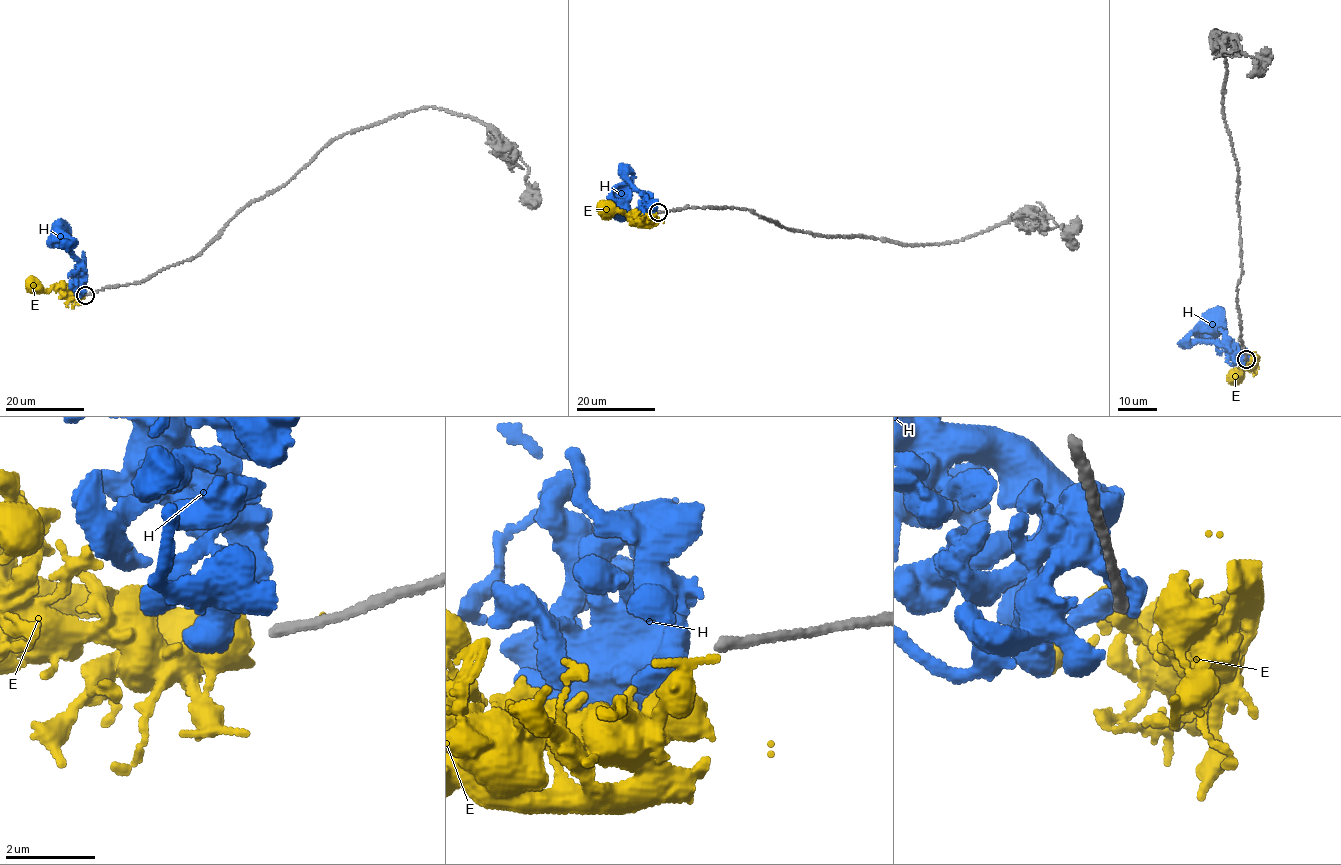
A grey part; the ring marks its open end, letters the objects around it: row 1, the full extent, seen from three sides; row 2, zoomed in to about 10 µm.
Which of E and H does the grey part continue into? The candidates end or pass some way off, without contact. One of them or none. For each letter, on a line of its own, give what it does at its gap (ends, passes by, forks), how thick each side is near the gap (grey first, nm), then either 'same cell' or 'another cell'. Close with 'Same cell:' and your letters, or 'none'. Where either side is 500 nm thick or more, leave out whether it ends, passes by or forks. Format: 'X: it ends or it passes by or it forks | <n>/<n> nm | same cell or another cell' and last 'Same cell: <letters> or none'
E: it passes by | 220/480 nm | another cell
H: 220/550 nm | another cell
Same cell: none

